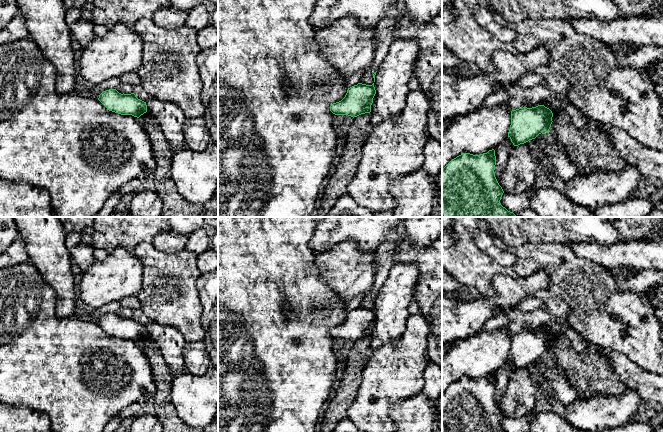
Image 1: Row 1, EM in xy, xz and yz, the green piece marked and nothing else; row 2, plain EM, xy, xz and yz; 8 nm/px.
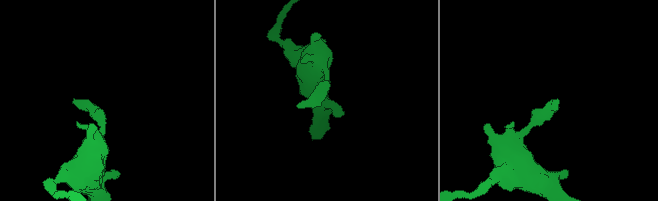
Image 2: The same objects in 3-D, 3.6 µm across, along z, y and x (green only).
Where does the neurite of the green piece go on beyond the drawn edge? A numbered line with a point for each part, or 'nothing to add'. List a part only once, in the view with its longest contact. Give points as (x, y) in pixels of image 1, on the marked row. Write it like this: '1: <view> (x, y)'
nothing to add

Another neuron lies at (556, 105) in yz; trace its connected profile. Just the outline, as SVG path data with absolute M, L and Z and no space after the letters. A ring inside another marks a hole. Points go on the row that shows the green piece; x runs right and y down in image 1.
M555 98L540 102L538 105L544 105L549 108L553 115L561 111L565 112L571 119L572 123L580 129L587 125L588 118L566 100Z

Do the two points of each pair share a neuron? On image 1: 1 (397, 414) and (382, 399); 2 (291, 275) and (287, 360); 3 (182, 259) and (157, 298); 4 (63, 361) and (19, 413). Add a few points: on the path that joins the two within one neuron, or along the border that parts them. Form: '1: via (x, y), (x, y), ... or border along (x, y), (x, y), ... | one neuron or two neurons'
1: border along (411, 396), (389, 408), (389, 416), (393, 421) | two neurons
2: via (303, 296), (303, 324), (289, 339) | one neuron
3: via (179, 269), (169, 280), (167, 288) | one neuron
4: border along (10, 404), (30, 407), (47, 415) | two neurons

